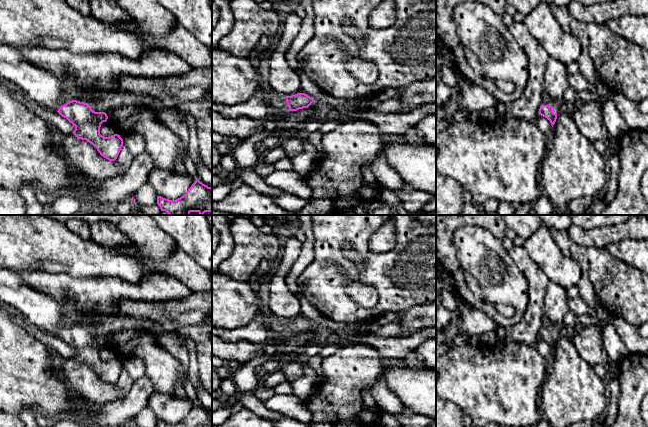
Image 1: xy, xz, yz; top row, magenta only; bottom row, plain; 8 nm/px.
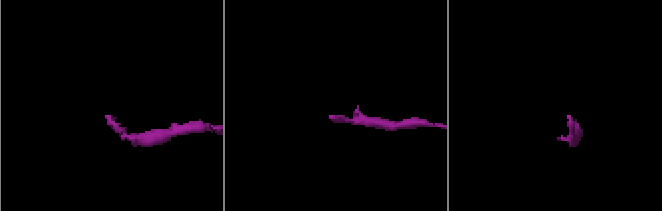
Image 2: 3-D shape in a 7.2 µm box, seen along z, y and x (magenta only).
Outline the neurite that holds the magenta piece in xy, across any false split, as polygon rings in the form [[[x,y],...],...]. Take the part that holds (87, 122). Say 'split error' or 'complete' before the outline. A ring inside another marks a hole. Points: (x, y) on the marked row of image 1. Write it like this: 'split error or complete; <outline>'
split error; [[[0,44],[0,78],[13,82],[21,88],[27,97],[46,108],[47,110],[58,112],[75,126],[72,132],[78,139],[91,143],[101,156],[109,161],[115,161],[123,146],[123,139],[118,134],[104,137],[100,134],[100,127],[106,122],[108,116],[105,112],[95,112],[90,105],[77,100],[69,100],[62,92],[61,84],[54,73],[36,67],[27,60],[17,49]]]

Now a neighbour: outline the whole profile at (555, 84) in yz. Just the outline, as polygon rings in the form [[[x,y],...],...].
[[[549,59],[544,76],[544,93],[548,94],[557,103],[562,102],[569,83],[567,80],[567,67],[561,61]]]

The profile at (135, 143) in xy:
[[[126,134],[123,138],[123,144],[128,148],[133,157],[145,152],[145,140],[139,134]]]

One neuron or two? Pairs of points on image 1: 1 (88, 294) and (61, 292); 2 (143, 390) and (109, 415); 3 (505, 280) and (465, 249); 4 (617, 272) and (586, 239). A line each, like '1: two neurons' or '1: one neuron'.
1: one neuron
2: one neuron
3: one neuron
4: two neurons

